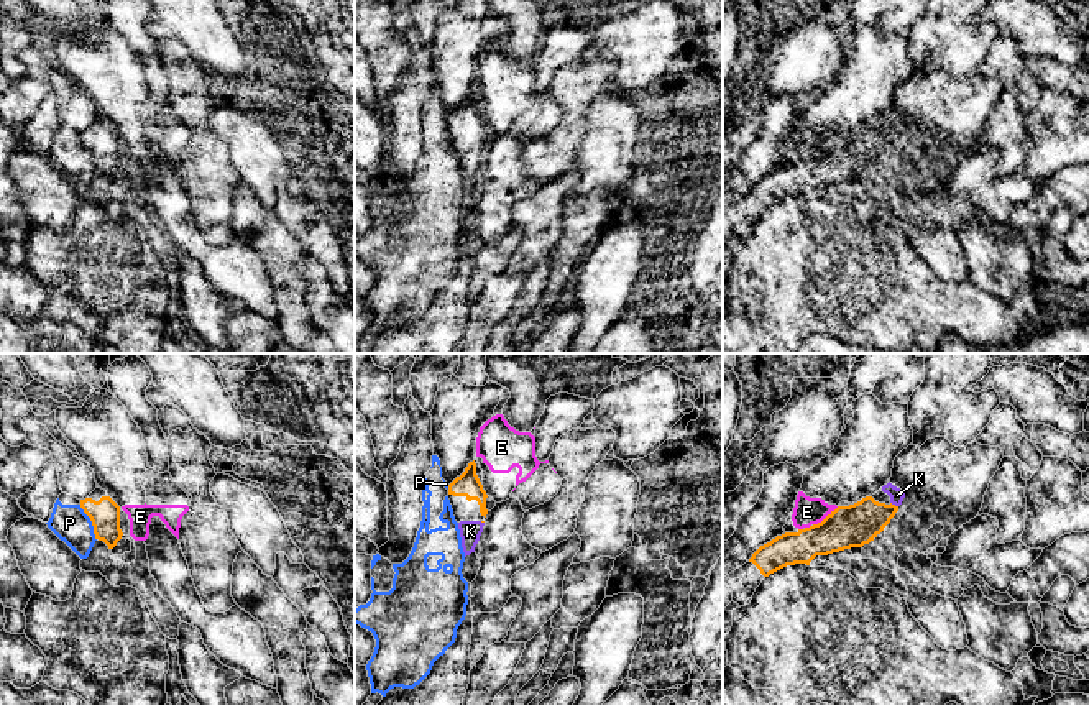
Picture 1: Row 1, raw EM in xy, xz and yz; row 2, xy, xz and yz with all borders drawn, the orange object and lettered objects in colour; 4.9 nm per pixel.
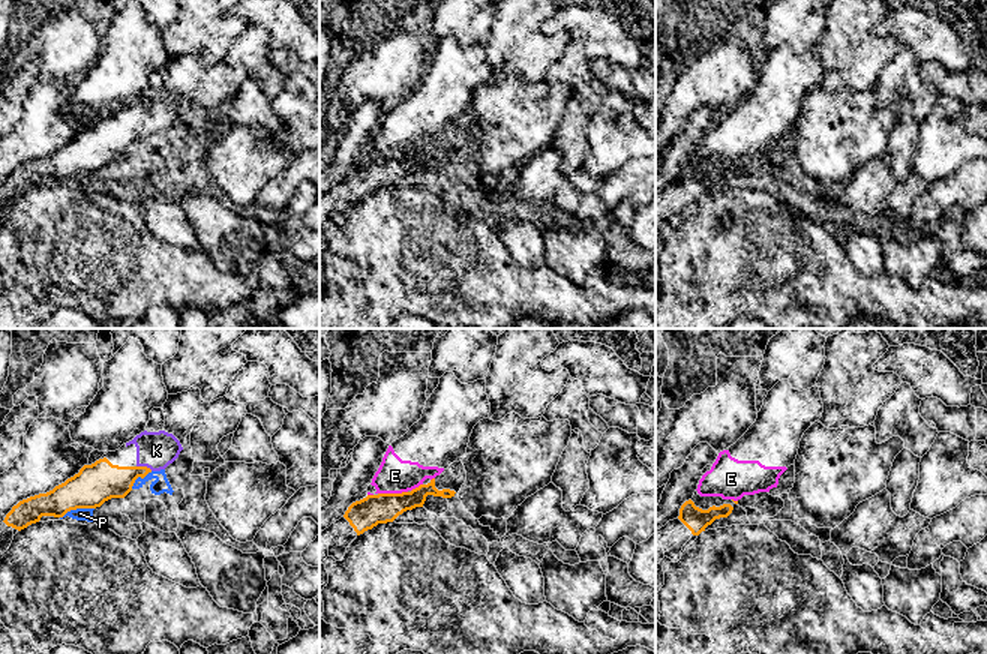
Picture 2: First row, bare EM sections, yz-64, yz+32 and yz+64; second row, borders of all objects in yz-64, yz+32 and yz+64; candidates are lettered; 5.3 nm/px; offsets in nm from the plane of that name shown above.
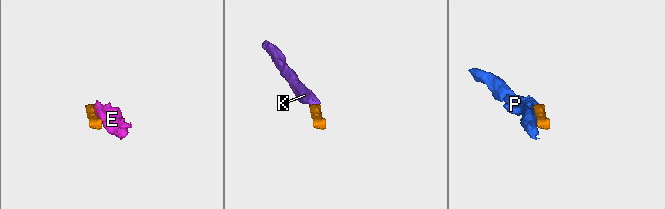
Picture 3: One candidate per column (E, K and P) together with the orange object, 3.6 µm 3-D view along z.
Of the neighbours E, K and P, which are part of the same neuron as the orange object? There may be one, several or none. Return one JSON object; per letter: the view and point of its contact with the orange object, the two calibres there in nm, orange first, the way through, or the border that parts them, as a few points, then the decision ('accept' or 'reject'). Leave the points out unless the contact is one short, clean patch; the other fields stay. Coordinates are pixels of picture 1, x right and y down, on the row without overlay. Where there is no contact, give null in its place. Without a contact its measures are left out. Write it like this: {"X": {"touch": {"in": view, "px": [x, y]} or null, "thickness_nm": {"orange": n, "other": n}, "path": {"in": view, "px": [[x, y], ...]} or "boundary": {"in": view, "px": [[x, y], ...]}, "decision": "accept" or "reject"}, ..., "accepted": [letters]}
{"E": {"touch": {"in": "yz", "px": [827, 148]}, "thickness_nm": {"orange": 200, "other": 140}, "boundary": {"in": "yz", "px": [[838, 138], [813, 156]]}, "decision": "reject"}, "K": {"touch": {"in": "yz", "px": [894, 137]}, "thickness_nm": {"orange": 200, "other": 70}, "decision": "accept"}, "P": {"touch": {"in": "xy", "px": [92, 155]}, "thickness_nm": {"orange": 140, "other": 180}, "decision": "reject"}, "accepted": ["K"]}

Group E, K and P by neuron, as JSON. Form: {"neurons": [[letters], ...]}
{"neurons": [["E"], ["K"], ["P"]]}

